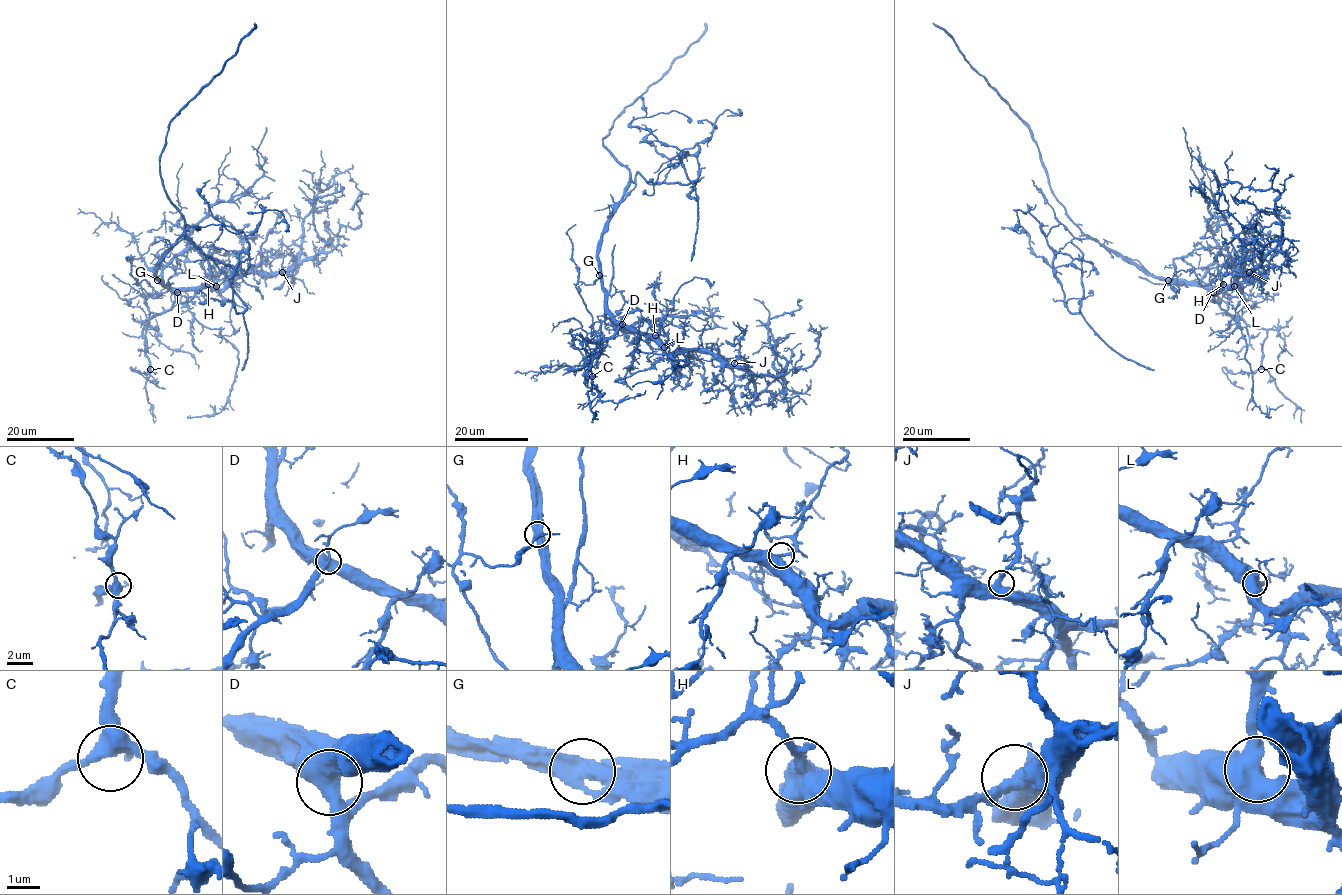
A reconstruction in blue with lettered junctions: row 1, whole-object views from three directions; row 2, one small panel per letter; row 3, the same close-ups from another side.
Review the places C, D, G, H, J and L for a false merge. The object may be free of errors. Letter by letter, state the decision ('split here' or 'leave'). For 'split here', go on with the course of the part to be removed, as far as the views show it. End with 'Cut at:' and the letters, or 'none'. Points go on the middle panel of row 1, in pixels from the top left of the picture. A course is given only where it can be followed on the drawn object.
C: leave
D: leave
G: leave
H: leave
J: leave
L: leave
Cut at: none

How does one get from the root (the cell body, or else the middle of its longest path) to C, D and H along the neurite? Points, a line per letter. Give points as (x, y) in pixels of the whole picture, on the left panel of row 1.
C: (155, 276), (175, 294), (175, 303), (167, 311), (154, 315), (142, 330), (150, 369)
D: (155, 276), (177, 292)
H: (155, 276), (164, 285), (174, 288), (208, 284)

